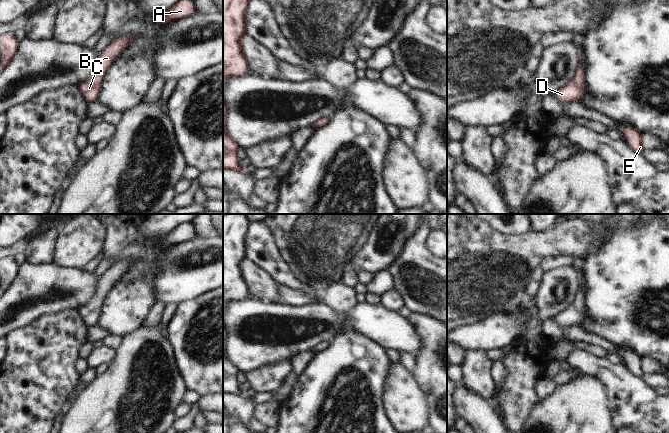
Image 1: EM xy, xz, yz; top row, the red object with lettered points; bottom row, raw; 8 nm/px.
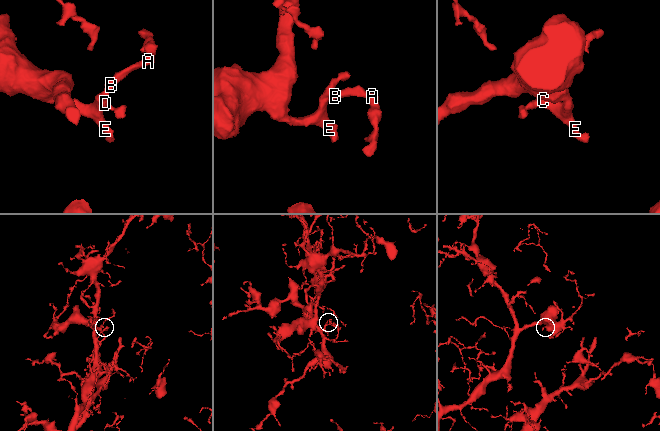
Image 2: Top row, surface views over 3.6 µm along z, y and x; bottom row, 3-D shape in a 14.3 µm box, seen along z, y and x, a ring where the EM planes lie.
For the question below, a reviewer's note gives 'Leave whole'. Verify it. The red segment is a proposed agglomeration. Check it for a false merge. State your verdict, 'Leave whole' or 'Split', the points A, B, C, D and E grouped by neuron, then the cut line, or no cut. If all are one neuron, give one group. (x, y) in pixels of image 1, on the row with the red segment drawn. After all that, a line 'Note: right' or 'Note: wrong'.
Leave whole. Groups: A B C D E. No split
Note: right

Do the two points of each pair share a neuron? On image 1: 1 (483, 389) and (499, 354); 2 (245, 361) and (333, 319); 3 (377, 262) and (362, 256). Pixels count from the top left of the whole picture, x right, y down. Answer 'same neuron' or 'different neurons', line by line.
1: different neurons
2: same neuron
3: same neuron

